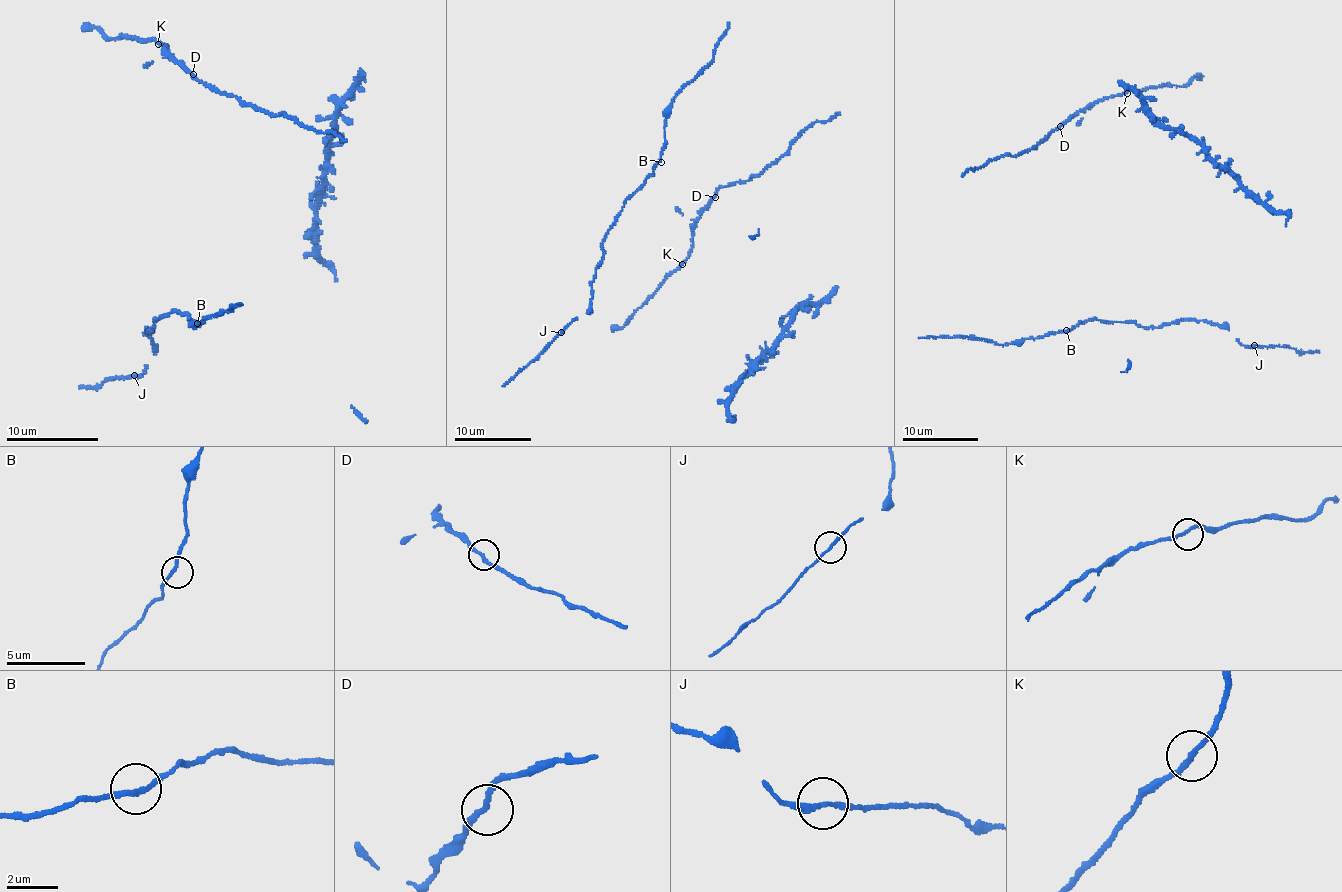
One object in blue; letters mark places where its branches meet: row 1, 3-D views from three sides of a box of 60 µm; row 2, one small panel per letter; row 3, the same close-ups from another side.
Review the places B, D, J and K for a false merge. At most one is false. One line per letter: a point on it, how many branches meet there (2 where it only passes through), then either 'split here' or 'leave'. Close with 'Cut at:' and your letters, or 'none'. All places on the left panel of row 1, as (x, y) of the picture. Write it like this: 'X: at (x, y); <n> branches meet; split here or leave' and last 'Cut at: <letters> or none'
B: at (197, 323); 2 branches meet; leave
D: at (193, 74); 2 branches meet; leave
J: at (134, 375); 2 branches meet; leave
K: at (158, 44); 2 branches meet; leave
Cut at: none

